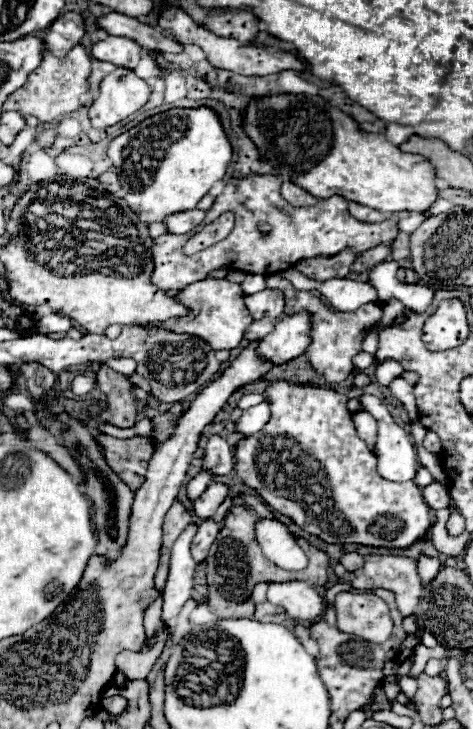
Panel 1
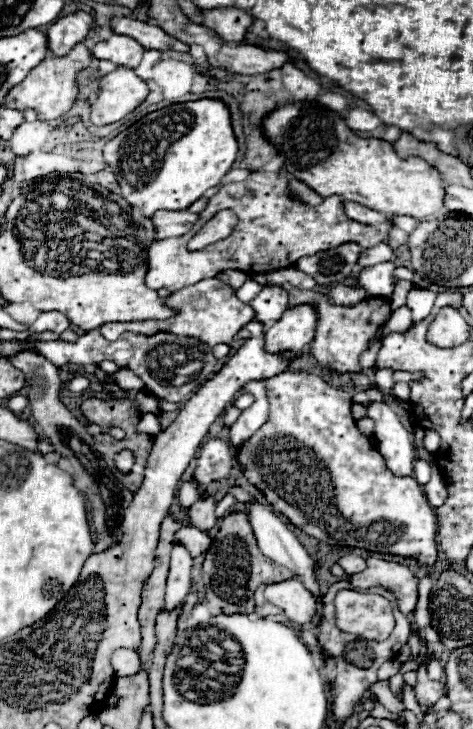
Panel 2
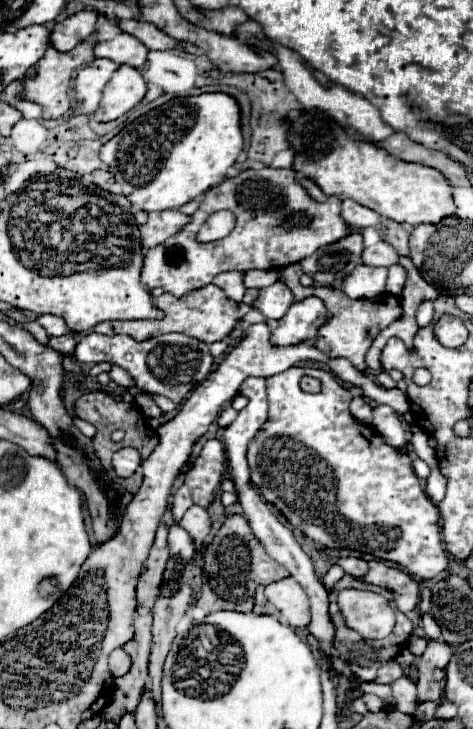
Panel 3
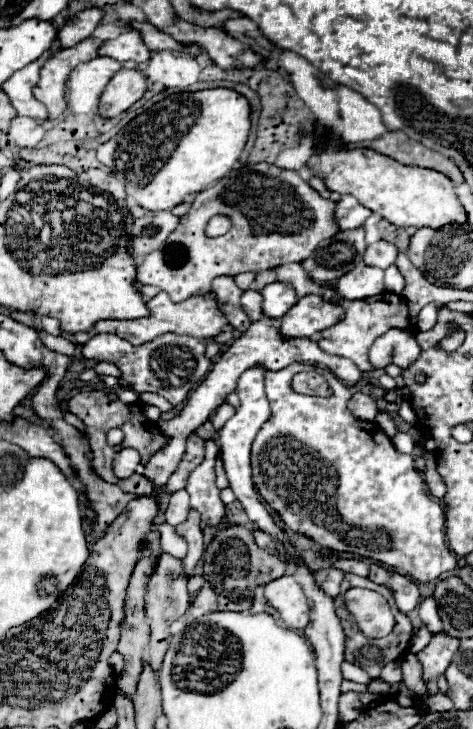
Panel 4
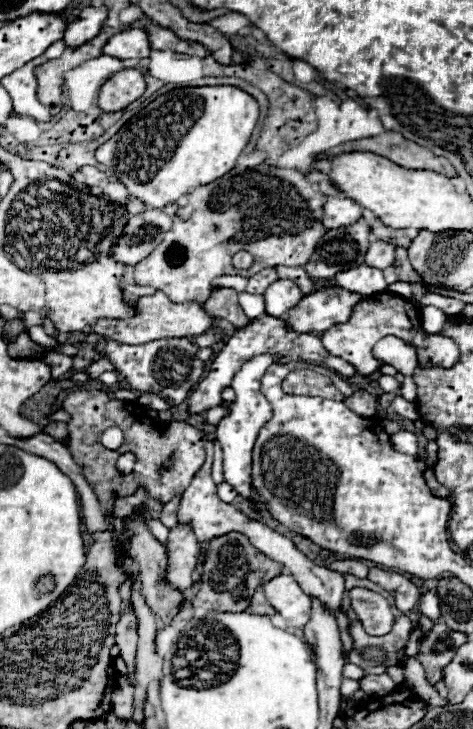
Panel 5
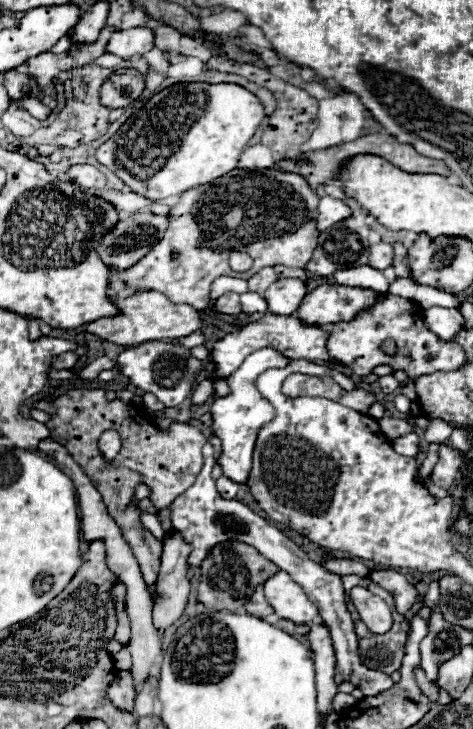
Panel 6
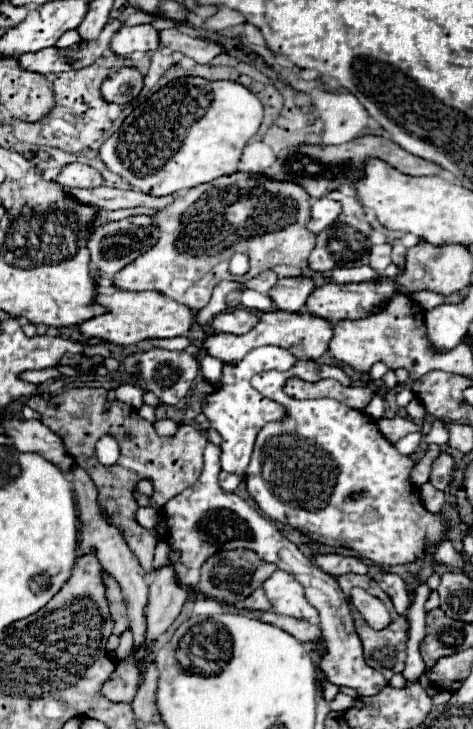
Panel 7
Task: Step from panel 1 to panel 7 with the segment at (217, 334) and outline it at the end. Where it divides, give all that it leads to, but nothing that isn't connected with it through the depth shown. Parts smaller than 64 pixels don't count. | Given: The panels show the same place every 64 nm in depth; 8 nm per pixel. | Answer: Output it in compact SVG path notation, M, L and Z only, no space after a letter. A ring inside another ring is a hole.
M114 292L110 296L98 294L96 304L104 306L108 312L94 316L78 326L82 336L92 336L98 340L106 340L118 346L130 346L136 342L142 342L146 338L176 338L184 336L184 332L190 330L194 320L194 310L176 304L174 300L168 300L168 296L160 292Z

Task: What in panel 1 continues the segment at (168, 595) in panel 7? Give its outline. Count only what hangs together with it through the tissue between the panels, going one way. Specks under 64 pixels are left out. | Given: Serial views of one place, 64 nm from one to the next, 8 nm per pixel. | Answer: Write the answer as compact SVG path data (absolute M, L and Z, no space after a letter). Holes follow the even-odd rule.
M222 482L208 486L208 490L194 502L194 516L204 518L200 522L206 522L206 520L214 518L216 508L224 502L226 496L228 496L228 488Z

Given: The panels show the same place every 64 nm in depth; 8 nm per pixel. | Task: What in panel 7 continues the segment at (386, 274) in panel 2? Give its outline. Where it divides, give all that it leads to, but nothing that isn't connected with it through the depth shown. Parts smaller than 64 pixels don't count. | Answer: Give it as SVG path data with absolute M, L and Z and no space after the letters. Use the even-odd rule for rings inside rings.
M360 266L360 268L348 268L348 270L332 270L332 278L336 284L350 284L350 282L362 282L374 278L378 272L372 270L370 266Z

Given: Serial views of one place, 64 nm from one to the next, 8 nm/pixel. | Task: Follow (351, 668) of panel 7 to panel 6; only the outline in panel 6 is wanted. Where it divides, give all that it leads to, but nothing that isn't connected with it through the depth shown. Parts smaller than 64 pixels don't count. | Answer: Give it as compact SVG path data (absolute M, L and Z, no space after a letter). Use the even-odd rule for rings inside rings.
M206 444L202 454L204 454L204 466L202 466L196 482L184 494L180 494L176 500L172 500L172 504L170 504L172 528L192 548L192 552L188 554L188 566L198 568L200 562L208 556L208 552L216 544L244 542L244 544L256 548L260 554L264 554L264 558L268 558L270 562L276 562L276 566L280 566L280 570L292 574L292 578L308 594L308 600L318 608L322 622L330 630L330 638L332 638L334 652L336 652L336 684L350 682L364 696L376 696L376 694L392 688L394 682L388 674L382 674L378 670L370 670L360 660L358 636L354 632L354 622L352 622L350 612L346 608L346 592L342 588L340 576L336 576L336 574L324 570L320 564L312 562L290 538L286 538L278 528L270 526L262 516L258 516L246 504L242 504L238 500L222 498L218 488L216 488L216 482L212 478L212 470L216 464L212 444Z

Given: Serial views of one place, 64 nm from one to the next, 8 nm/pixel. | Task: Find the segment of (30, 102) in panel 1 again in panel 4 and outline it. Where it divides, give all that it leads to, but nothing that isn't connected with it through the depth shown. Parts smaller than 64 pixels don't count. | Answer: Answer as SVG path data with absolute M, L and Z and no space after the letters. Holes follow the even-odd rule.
M88 38L88 42L80 42L80 46L74 46L72 50L66 48L58 52L40 68L40 80L32 92L34 98L46 106L48 118L58 118L66 110L64 94L68 74L74 70L74 66L96 58L100 46L100 38Z

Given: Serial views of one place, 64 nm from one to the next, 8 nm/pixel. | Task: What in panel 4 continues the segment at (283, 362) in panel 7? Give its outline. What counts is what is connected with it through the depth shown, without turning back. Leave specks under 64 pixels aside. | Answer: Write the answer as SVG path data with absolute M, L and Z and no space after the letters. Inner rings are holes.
M256 366L256 368L250 368L246 370L240 378L238 378L238 384L236 384L236 394L240 396L240 406L236 408L236 414L218 430L218 444L220 444L220 450L222 450L222 456L224 456L224 470L226 470L226 478L230 482L230 488L234 490L236 498L240 500L242 508L246 510L248 518L252 520L254 528L260 528L260 530L268 530L274 538L278 540L288 540L284 536L284 532L272 522L272 516L268 514L266 506L262 504L260 500L260 494L256 492L254 484L252 484L252 470L250 470L250 448L252 448L252 442L258 434L258 430L262 428L262 424L270 418L270 402L264 394L264 368L262 366Z

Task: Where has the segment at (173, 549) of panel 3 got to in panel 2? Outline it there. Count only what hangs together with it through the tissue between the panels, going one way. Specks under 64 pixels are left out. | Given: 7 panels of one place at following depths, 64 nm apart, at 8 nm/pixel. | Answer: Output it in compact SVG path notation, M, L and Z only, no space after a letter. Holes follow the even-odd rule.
M182 526L178 532L176 532L176 538L174 538L178 544L182 544L188 552L190 552L190 556L200 556L200 554L204 554L206 550L208 550L208 546L210 546L210 536L208 534L204 534L204 532L200 532L200 530L196 530L196 528L188 528L188 526Z

